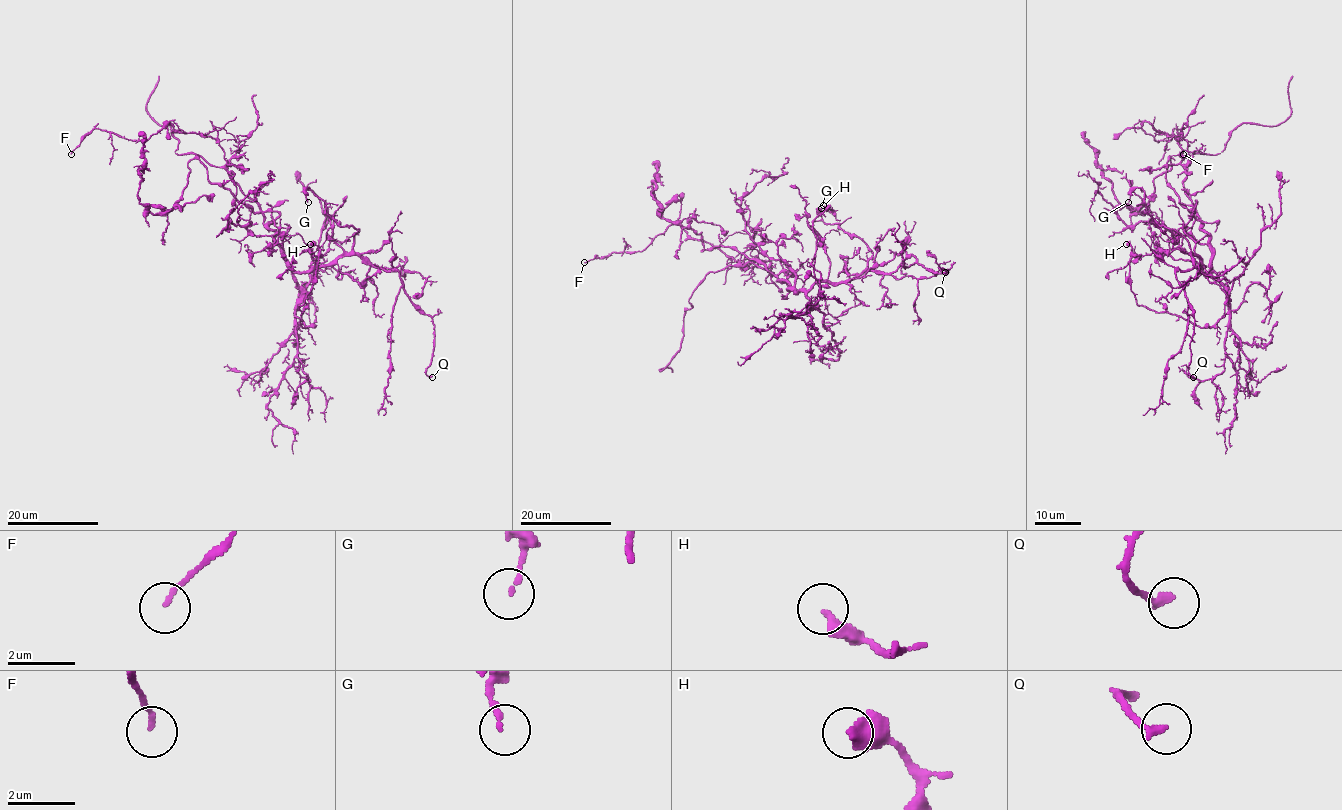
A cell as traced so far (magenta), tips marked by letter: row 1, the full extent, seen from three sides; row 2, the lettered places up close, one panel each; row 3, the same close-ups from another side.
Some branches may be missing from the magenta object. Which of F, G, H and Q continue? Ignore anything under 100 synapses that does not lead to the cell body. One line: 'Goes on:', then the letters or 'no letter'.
Goes on: no letter

